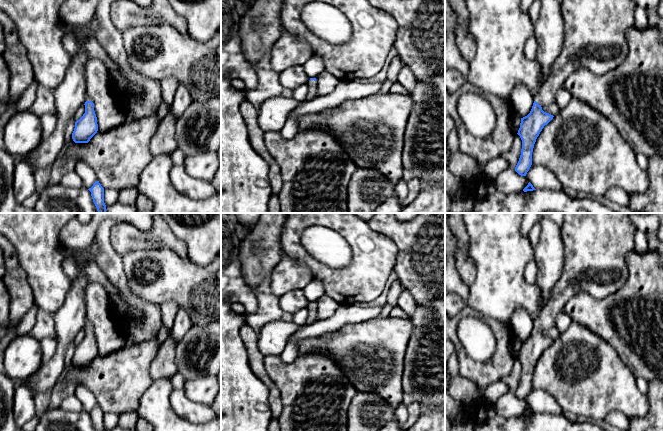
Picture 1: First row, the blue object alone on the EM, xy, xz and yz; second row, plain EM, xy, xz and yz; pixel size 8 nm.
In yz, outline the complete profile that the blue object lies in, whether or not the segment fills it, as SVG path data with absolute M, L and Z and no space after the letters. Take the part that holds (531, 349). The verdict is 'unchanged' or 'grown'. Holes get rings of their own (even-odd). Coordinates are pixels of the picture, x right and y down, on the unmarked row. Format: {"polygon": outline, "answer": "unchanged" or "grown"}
{"polygon": "M564 213L561 226L564 245L565 267L552 291L552 297L541 314L534 320L530 337L521 342L518 359L522 373L515 395L526 400L532 389L532 376L540 356L553 339L542 334L542 329L552 326L556 316L564 309L566 302L574 295L585 291L594 298L603 299L618 291L628 279L626 255L635 251L636 227L626 213Z", "answer": "grown"}

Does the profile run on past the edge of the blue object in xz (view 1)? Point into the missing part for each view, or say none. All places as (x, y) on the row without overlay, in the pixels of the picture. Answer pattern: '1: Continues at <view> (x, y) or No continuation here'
1: Continues at xz (312, 308)

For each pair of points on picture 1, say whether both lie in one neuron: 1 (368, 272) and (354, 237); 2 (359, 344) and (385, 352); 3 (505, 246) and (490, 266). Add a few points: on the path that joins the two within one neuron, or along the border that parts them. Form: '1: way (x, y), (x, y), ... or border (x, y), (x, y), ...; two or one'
1: way (368, 263), (368, 251), (363, 246); one
2: way (365, 350), (379, 352); one
3: way (501, 251), (501, 255), (495, 261); one

